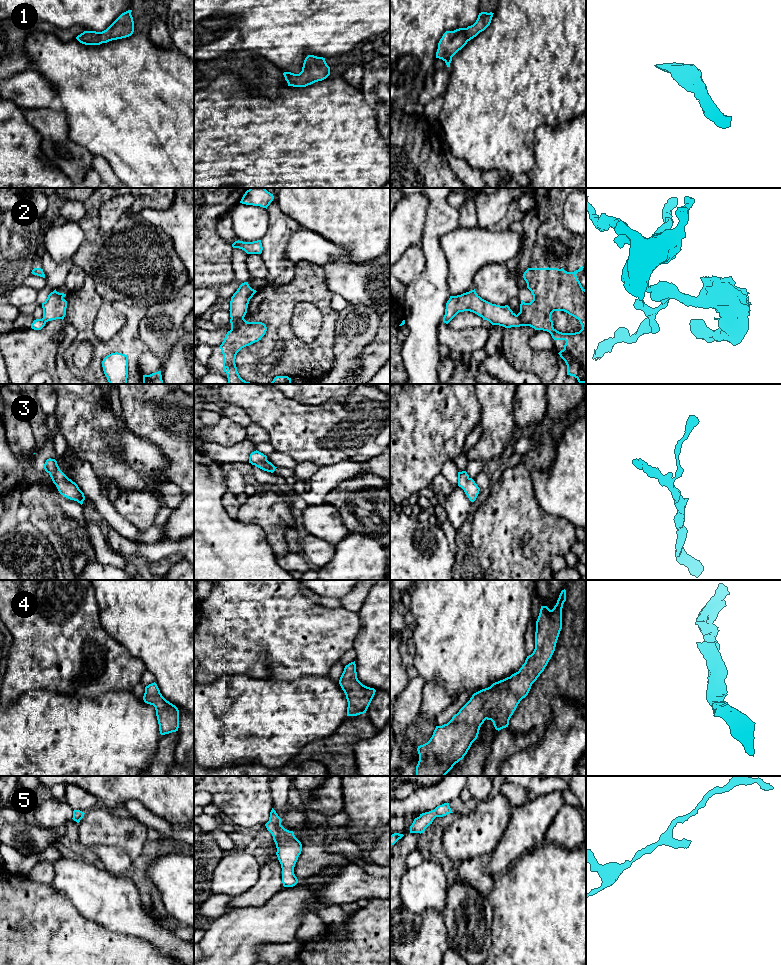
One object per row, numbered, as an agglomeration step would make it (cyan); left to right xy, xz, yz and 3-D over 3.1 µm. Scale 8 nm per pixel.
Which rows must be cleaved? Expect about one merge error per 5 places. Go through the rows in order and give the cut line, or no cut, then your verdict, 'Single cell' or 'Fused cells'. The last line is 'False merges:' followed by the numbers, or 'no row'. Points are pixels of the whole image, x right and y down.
1: No split. Single cell
2: Split along xz (243, 317), (239, 324), (231, 330). Fused cells
3: No split. Single cell
4: No split. Single cell
5: No split. Single cell
False merges: 2

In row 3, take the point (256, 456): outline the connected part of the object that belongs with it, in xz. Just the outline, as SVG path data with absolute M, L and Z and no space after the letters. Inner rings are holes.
M254 451L250 454L249 463L255 465L256 467L273 473L277 467L275 467L271 462L267 460L267 456L259 451Z

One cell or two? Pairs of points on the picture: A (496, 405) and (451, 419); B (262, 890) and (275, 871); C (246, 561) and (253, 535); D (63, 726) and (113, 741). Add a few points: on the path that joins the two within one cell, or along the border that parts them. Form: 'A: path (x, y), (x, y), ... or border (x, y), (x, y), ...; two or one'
A: border (474, 394), (480, 409), (480, 420); two
B: path (267, 885), (270, 882), (270, 876); one
C: path (246, 555), (246, 544), (248, 541); one
D: path (75, 738), (78, 741), (101, 741); one

